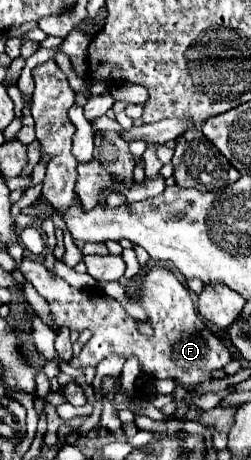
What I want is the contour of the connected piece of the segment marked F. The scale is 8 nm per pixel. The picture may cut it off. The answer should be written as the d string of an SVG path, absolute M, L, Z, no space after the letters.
M24 258L20 270L26 278L28 278L28 268L34 268L30 272L30 282L38 290L38 294L46 298L54 326L70 328L72 332L78 334L84 330L92 332L92 338L86 342L80 354L70 358L70 366L84 370L84 368L96 368L110 354L120 354L124 358L136 356L140 362L140 376L136 378L134 394L140 398L148 394L146 386L152 380L174 378L180 386L196 386L204 380L210 380L214 370L222 370L230 360L234 360L234 354L228 350L228 346L196 314L188 288L182 286L176 274L166 266L154 264L152 268L142 272L136 280L136 290L130 292L130 298L138 302L148 314L146 324L150 324L154 330L154 336L150 338L138 332L136 328L138 320L128 316L122 310L120 302L114 300L112 296L100 290L90 292L90 290L72 288L60 276L54 276L44 266L36 266L32 260Z

